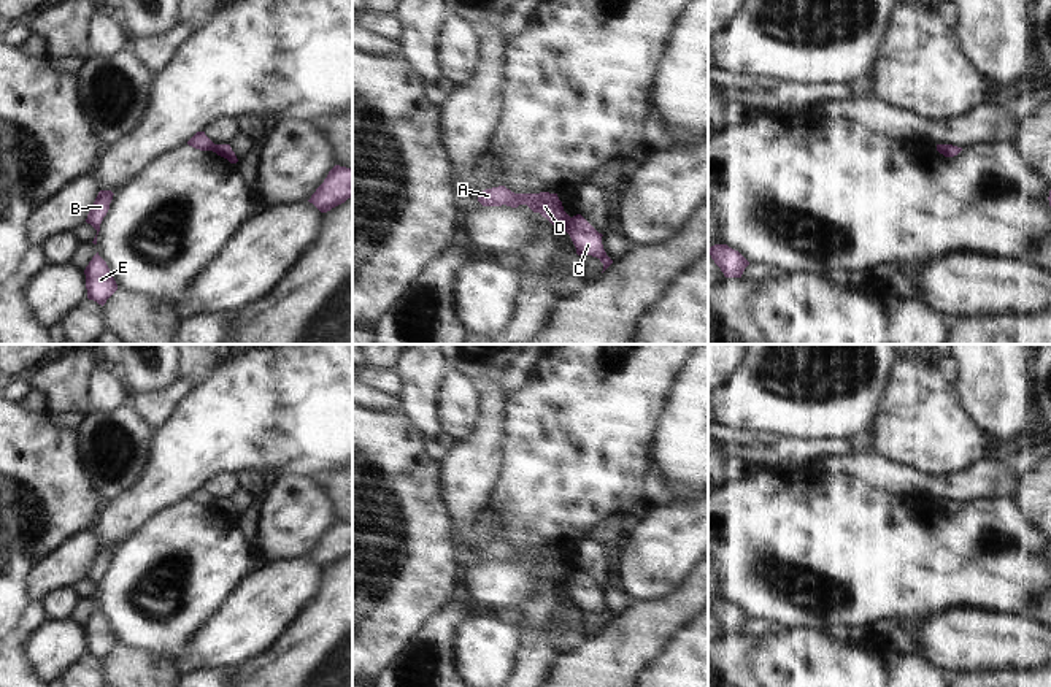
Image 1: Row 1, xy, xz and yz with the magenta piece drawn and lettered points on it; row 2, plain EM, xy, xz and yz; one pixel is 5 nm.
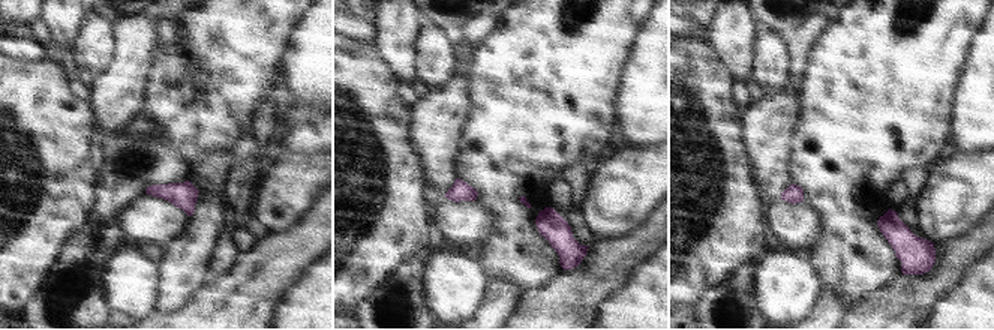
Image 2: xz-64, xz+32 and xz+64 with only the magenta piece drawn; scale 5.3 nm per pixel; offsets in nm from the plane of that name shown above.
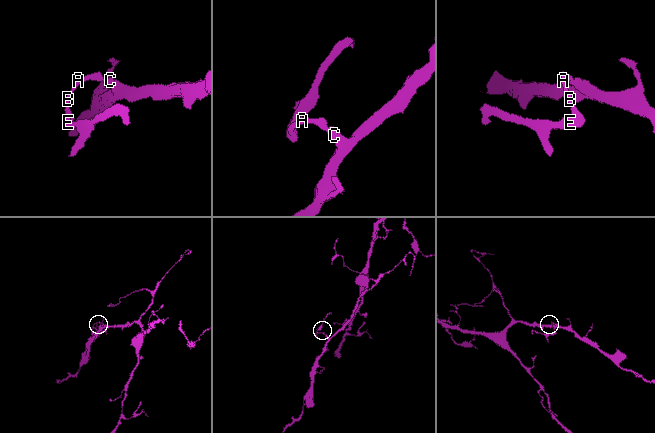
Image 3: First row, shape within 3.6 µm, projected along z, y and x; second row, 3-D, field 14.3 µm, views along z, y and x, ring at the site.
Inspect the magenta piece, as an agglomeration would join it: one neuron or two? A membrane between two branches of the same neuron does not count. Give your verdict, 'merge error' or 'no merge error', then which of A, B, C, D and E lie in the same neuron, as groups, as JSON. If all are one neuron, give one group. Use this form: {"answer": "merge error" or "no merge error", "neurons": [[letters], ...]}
{"answer": "merge error", "neurons": [["A", "B", "D", "E"], ["C"]]}

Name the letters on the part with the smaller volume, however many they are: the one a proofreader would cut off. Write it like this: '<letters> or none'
A, B, D, E

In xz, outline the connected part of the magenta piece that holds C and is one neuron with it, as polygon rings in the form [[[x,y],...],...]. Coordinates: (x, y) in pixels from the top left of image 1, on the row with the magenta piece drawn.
[[[581,214],[570,217],[565,232],[570,235],[578,255],[592,255],[603,263],[603,271],[613,263],[602,244],[599,233]]]

